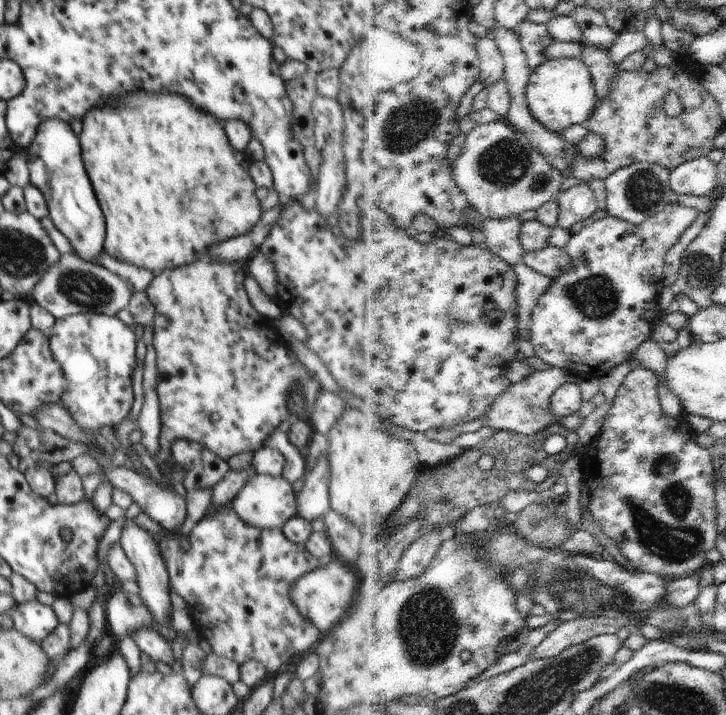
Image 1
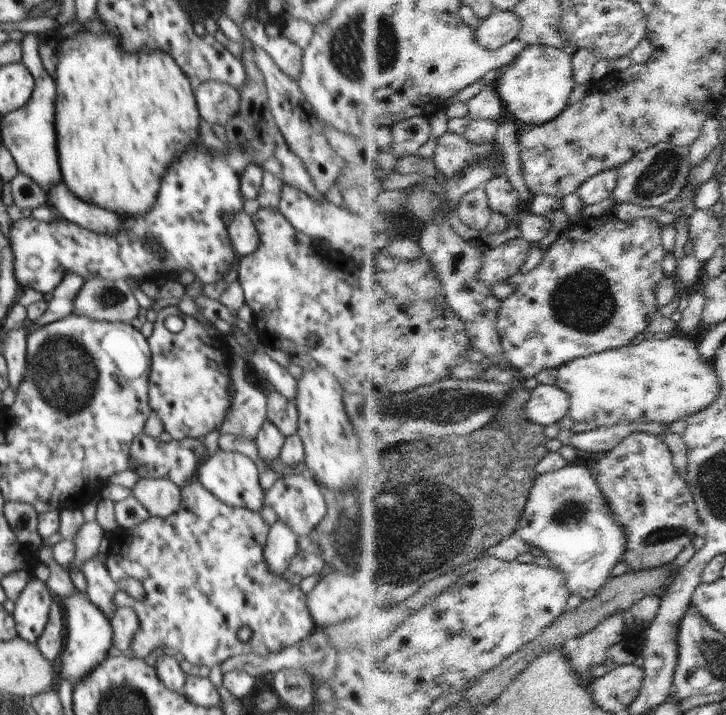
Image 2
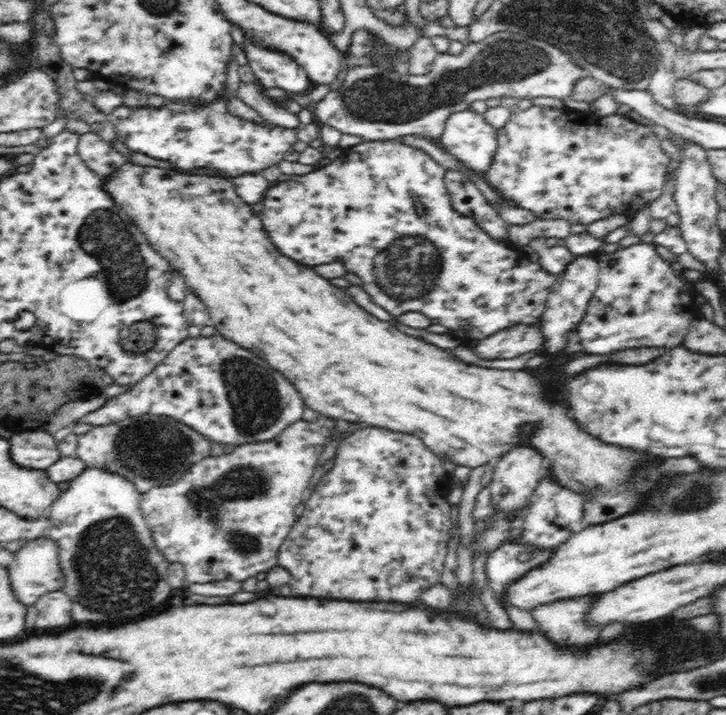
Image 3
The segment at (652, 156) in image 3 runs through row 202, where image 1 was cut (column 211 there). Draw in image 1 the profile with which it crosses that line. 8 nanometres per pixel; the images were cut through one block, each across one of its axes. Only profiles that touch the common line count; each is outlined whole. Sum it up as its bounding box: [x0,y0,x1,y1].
[154,507,324,676]

